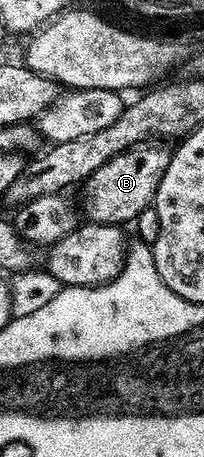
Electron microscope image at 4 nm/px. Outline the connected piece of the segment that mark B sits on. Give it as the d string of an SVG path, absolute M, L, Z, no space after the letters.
M145 142L110 158L106 166L98 166L82 185L84 212L88 215L85 217L93 224L131 225L142 210L153 207L158 182L162 182L162 174L166 174L171 157L171 151L163 143Z

